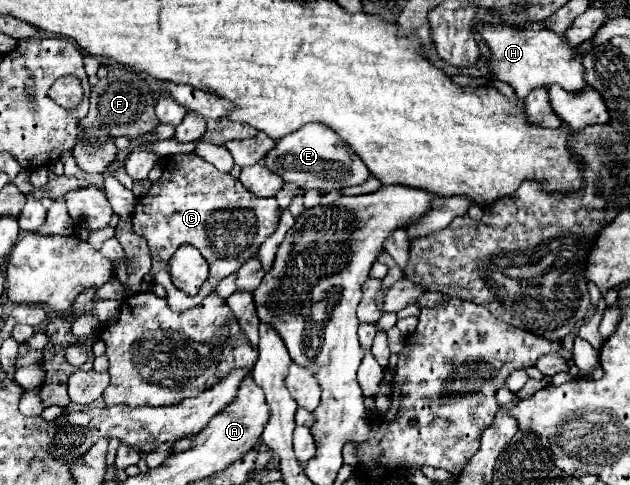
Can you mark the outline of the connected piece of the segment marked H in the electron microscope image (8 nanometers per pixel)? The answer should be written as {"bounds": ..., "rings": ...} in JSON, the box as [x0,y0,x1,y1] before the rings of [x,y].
{"bounds":[478,24,588,98],"rings":[[[480,24],[478,26],[482,38],[492,50],[492,70],[494,78],[508,82],[518,98],[526,98],[534,88],[544,88],[558,84],[566,92],[578,94],[588,88],[584,78],[584,64],[578,48],[570,46],[564,36],[552,30],[520,30],[510,28],[506,24]]]}

